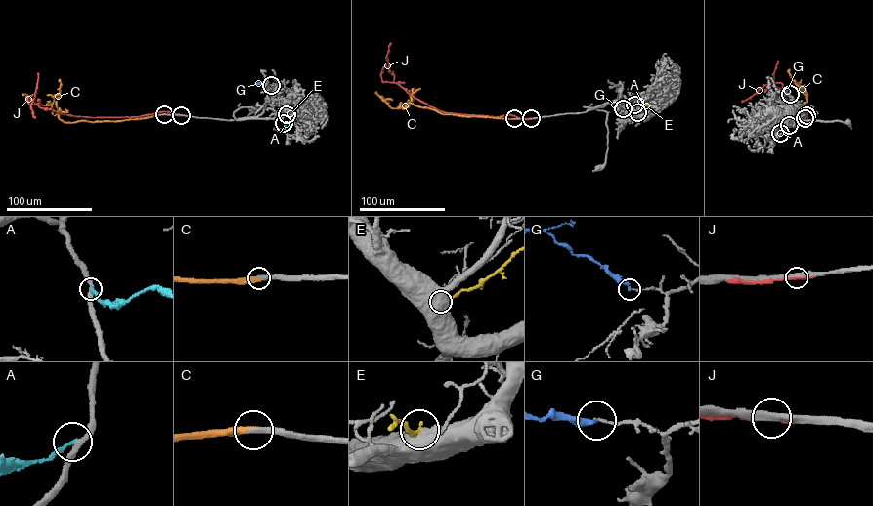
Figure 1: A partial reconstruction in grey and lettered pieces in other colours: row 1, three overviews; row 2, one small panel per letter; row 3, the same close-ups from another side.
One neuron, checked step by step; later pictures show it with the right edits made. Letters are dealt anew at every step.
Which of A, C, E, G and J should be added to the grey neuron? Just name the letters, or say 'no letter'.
C

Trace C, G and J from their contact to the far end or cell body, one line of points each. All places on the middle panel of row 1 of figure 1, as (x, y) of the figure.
C: (514, 118), (444, 114), (409, 103), (404, 108), (391, 108), (381, 96), (389, 100)
G: (623, 108), (609, 101)
J: (531, 118), (446, 112), (396, 83), (383, 82), (390, 43)

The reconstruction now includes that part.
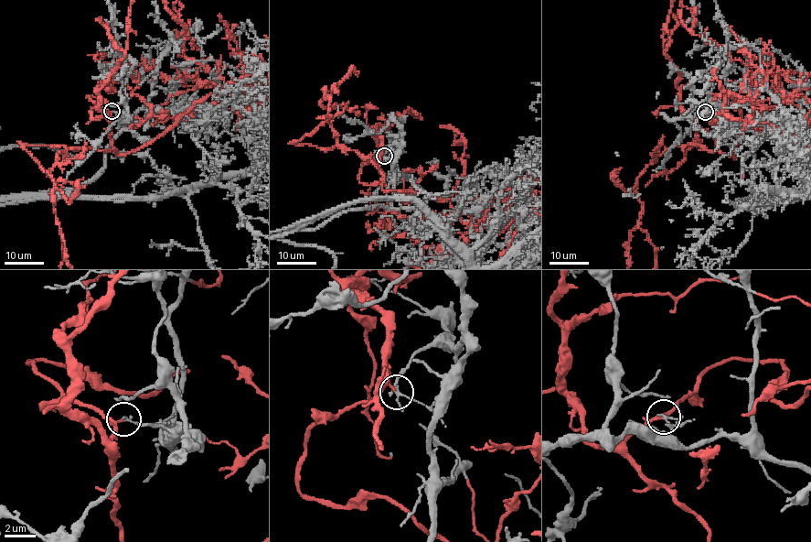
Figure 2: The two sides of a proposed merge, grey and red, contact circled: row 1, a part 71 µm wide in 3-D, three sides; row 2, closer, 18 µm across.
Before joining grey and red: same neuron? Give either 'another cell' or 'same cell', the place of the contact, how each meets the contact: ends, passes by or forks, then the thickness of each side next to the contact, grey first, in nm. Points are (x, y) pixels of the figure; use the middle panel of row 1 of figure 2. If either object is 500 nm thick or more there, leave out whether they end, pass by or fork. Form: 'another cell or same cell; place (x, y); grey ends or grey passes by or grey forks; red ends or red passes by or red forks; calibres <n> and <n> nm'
another cell; place (384, 156); grey forks; red passes by; calibres 110 and 130 nm

